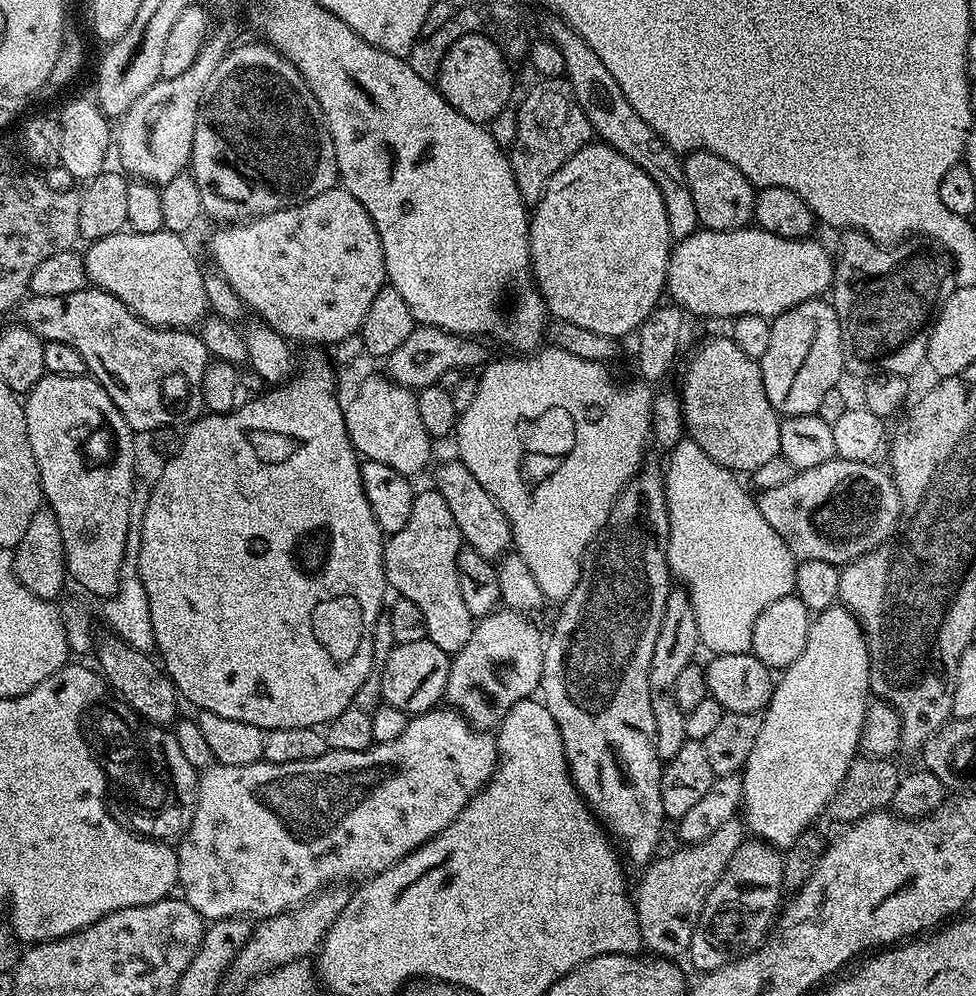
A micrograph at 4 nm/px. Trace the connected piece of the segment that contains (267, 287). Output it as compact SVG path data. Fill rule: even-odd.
M343 186L326 190L322 194L318 194L301 204L295 204L277 212L265 212L257 215L255 218L248 218L243 222L233 223L231 226L220 226L217 228L220 229L212 236L212 260L216 263L213 264L215 271L224 276L226 282L230 282L230 286L236 291L238 298L245 306L251 309L251 311L253 308L260 315L257 317L263 323L268 324L277 334L289 342L305 340L306 343L312 344L308 346L320 346L316 344L335 346L342 343L344 339L357 335L362 322L366 318L366 310L370 310L370 302L374 302L374 297L378 295L378 290L382 290L386 286L388 271L386 270L384 251L382 250L382 242L376 229L376 223L370 218L366 206L362 206L362 202L358 202L358 198L354 198L354 194L350 194Z

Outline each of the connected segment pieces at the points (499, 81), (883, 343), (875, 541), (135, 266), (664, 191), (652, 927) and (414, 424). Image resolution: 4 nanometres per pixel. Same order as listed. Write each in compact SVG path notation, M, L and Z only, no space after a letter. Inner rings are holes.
M463 36L446 50L446 58L442 58L440 75L438 77L438 87L446 102L458 110L466 118L470 118L476 124L487 125L488 121L494 118L502 109L509 107L512 96L512 72L509 61L505 60L504 55L498 50L494 42L490 42L484 36Z
M855 230L841 231L839 236L840 245L834 248L830 303L838 314L845 365L852 367L853 364L860 372L911 377L911 372L918 371L920 364L922 368L925 363L929 325L958 287L952 257L939 244L920 238L901 240L889 246Z
M833 458L822 466L802 468L790 482L765 488L758 503L762 518L801 561L821 560L843 566L876 548L887 545L902 520L900 492L891 475L872 462Z
M125 230L118 234L110 234L101 240L93 240L87 245L88 252L83 253L84 265L86 266L86 274L89 281L95 287L100 288L103 292L114 294L114 298L118 298L125 304L128 309L138 318L142 318L147 324L151 324L153 328L182 328L185 330L192 330L197 327L209 315L210 309L208 306L208 299L206 298L206 286L204 285L205 271L200 270L200 264L196 261L196 256L192 253L192 248L187 244L185 237L178 232L170 232L161 230L154 234L138 234L131 230Z
M552 18L548 24L547 39L562 50L564 76L574 90L574 98L586 114L593 133L603 143L608 144L618 154L630 158L658 186L666 204L666 218L670 222L670 234L673 241L679 242L690 238L698 230L700 219L698 209L694 207L694 197L690 195L690 186L686 186L686 174L681 157L667 142L642 119L642 114L630 106L622 86L614 82L614 74L606 70L602 58L590 50L590 46L573 28L559 18Z
M733 818L722 822L722 826L718 826L710 838L697 844L679 846L669 856L657 855L643 869L644 877L636 892L634 888L634 903L641 941L653 955L672 960L687 953L702 906L710 890L714 890L714 882L718 882L730 858L734 858L734 850L738 850L745 839L746 825L743 819Z
M380 376L362 381L356 397L349 404L347 401L344 421L348 437L364 460L382 462L382 466L390 466L390 470L398 470L398 474L416 478L432 456L433 437L429 436L426 426L422 426L416 392Z

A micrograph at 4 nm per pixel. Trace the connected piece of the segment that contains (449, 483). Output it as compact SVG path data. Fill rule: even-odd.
M458 458L446 461L437 470L434 488L442 494L442 498L446 498L446 506L450 506L450 514L454 514L454 522L458 522L461 541L467 547L478 550L482 558L493 562L499 561L513 547L512 527L506 514L502 514L496 499L482 486L482 482L478 482L478 478L474 478L474 474L470 474L470 470L466 470Z

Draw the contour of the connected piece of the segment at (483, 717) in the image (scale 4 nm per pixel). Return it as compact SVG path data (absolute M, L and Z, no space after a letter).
M507 610L481 616L473 623L470 642L451 657L446 700L473 728L495 729L519 700L529 699L539 689L546 640L532 620Z

